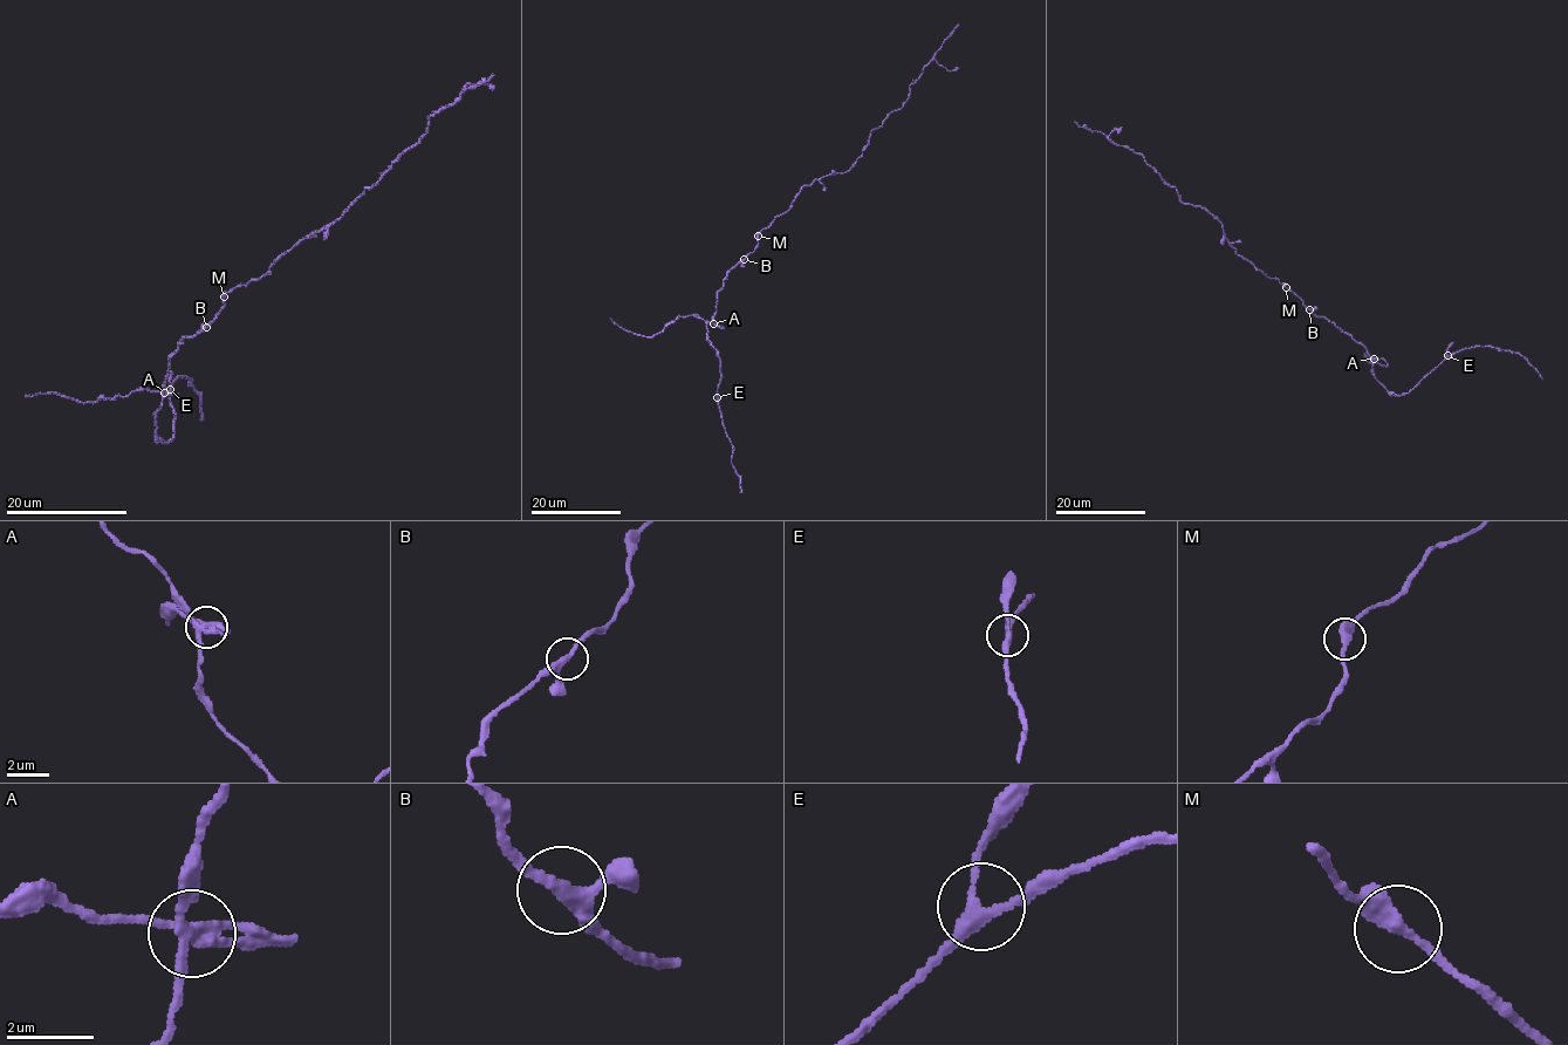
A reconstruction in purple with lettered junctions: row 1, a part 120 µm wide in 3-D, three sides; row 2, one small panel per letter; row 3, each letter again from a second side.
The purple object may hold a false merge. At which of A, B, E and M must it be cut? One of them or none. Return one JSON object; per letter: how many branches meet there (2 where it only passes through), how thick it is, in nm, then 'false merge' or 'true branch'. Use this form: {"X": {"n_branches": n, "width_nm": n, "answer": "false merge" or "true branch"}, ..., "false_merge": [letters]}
{"A": {"n_branches": 4, "width_nm": 260, "answer": "false merge"}, "B": {"n_branches": 3, "width_nm": 280, "answer": "true branch"}, "E": {"n_branches": 3, "width_nm": 240, "answer": "true branch"}, "M": {"n_branches": 3, "width_nm": 300, "answer": "true branch"}, "false_merge": ["A"]}

